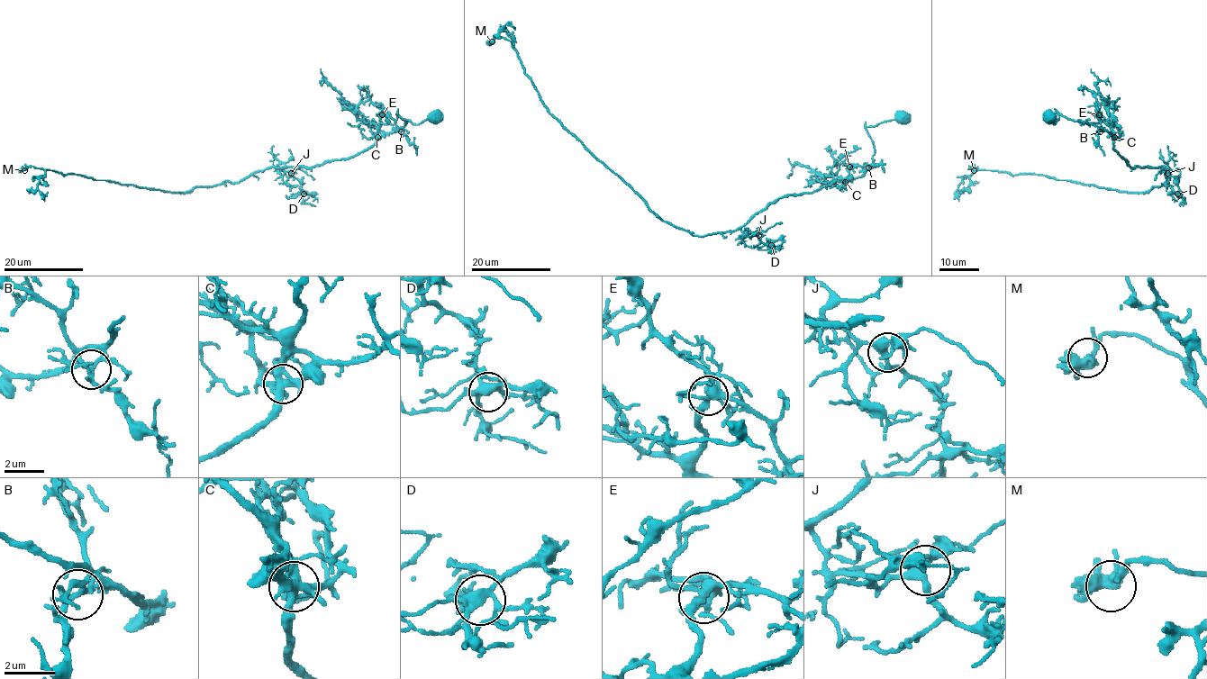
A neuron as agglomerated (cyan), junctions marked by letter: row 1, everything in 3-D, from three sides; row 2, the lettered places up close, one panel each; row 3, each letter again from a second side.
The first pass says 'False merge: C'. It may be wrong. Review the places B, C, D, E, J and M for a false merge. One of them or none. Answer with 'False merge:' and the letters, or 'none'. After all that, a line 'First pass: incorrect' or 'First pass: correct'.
False merge: C
First pass: correct

